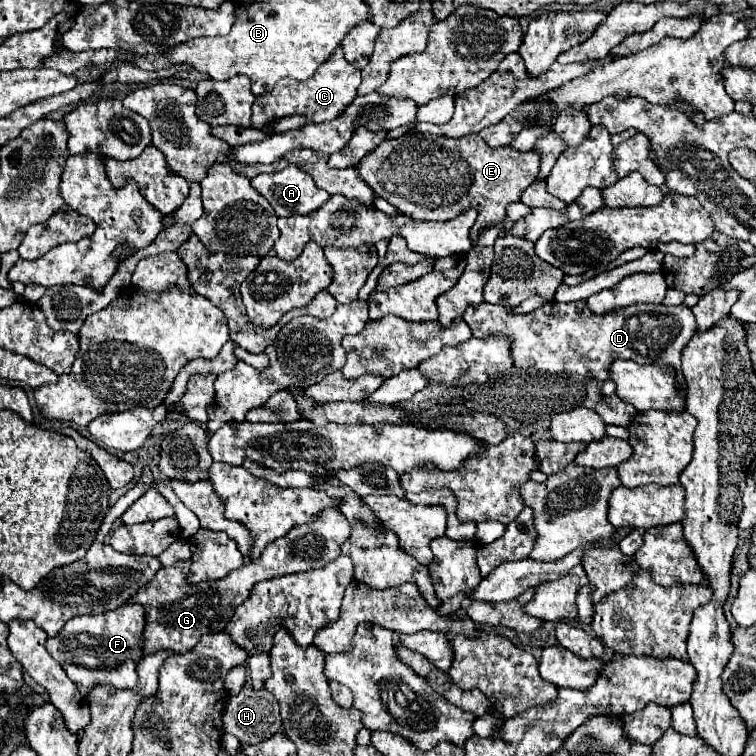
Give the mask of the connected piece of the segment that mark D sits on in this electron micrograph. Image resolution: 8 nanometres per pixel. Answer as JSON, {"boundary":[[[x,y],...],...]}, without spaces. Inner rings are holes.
{"boundary":[[[552,300],[544,308],[518,316],[510,308],[482,302],[470,306],[462,318],[474,338],[486,338],[488,334],[508,336],[512,340],[514,366],[518,368],[536,368],[550,374],[574,372],[598,380],[608,380],[608,368],[614,360],[632,360],[636,364],[672,366],[678,372],[678,382],[684,384],[680,356],[696,332],[696,320],[690,308],[664,304],[634,304],[594,316],[586,308],[586,300],[570,304]]]}

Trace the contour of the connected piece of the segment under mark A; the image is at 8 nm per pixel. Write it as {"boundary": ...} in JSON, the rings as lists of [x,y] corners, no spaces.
{"boundary":[[[286,166],[274,174],[258,174],[252,186],[270,202],[276,216],[308,214],[318,210],[330,194],[320,190],[312,176],[298,166]]]}

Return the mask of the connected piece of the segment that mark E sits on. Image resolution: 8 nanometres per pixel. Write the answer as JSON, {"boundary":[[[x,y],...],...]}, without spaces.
{"boundary":[[[404,134],[396,140],[384,140],[372,154],[368,154],[356,170],[366,180],[370,188],[390,204],[394,204],[402,214],[410,216],[412,220],[450,220],[462,214],[466,208],[478,210],[478,222],[472,230],[472,236],[478,234],[482,228],[494,226],[506,218],[506,206],[510,202],[518,202],[520,194],[534,182],[538,174],[540,156],[530,152],[518,152],[512,146],[504,148],[490,148],[478,134],[468,134],[462,138],[446,138],[446,136],[422,136],[422,134]]]}

